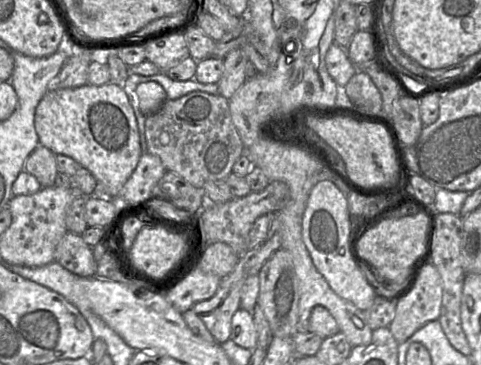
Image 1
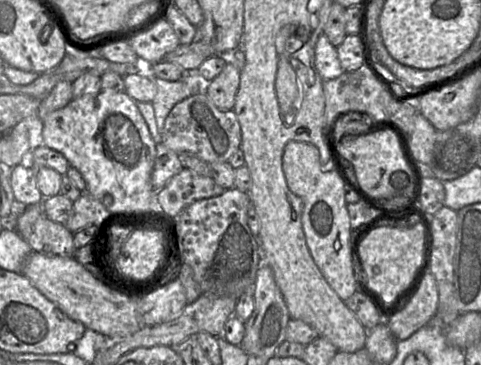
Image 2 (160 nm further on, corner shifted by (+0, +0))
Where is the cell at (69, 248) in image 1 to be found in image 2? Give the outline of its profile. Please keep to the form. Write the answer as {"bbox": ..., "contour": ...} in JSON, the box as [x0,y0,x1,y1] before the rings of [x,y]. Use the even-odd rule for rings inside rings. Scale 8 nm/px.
{"bbox":[15,207,73,257],"contour":[[[37,207],[24,210],[15,219],[16,232],[33,251],[47,256],[73,257],[73,234],[64,225],[40,216]]]}

